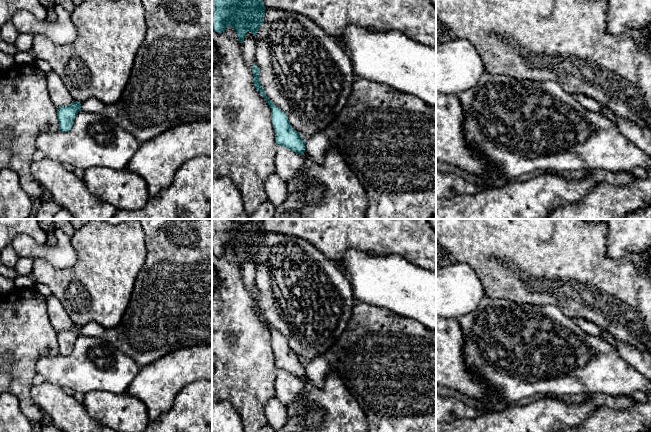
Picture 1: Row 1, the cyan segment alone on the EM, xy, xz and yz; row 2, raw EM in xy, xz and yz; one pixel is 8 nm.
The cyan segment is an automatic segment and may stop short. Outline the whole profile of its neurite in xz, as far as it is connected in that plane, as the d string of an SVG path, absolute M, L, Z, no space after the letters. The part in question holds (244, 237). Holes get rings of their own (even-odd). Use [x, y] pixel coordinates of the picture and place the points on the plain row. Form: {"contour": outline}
{"contour": "M212 219L212 253L222 257L231 250L241 268L247 256L251 256L256 263L259 250L264 246L265 234L261 219Z"}

